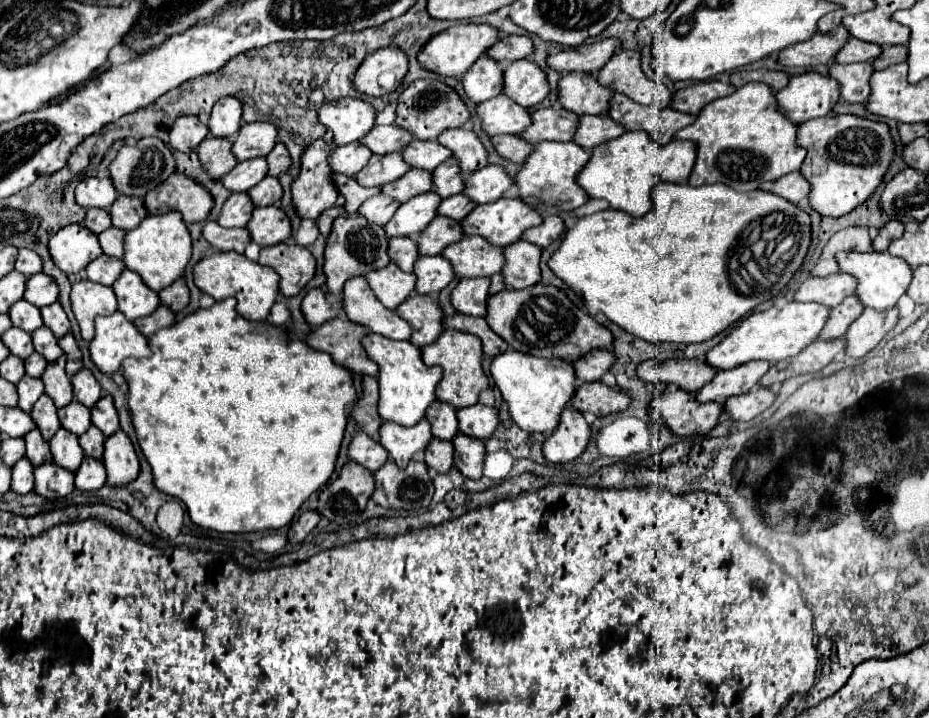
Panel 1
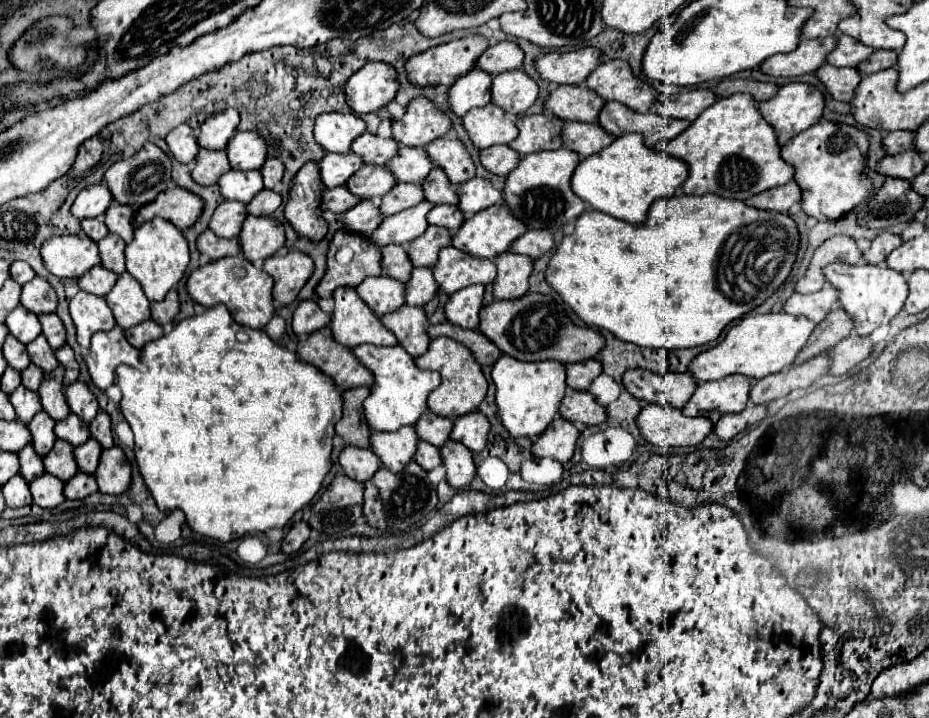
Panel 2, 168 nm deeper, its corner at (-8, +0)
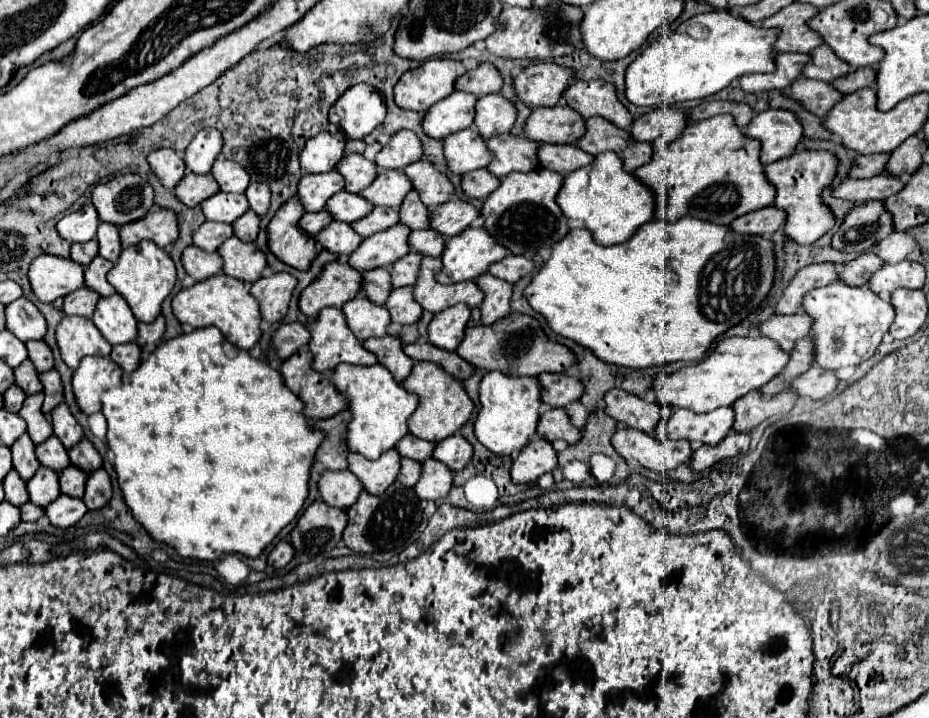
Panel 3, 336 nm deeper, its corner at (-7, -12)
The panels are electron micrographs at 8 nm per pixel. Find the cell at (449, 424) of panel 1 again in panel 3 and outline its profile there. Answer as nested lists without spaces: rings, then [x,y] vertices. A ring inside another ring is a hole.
[[[406,434],[406,438],[402,438],[402,442],[398,442],[398,446],[394,446],[398,450],[398,454],[402,458],[410,458],[410,460],[416,460],[416,462],[424,462],[426,458],[432,456],[432,450],[434,450],[436,444],[432,442],[424,442],[416,436],[410,436]]]

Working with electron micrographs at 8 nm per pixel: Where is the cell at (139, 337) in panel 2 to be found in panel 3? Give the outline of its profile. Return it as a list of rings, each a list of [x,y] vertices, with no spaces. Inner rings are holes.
[[[130,342],[130,344],[120,344],[120,346],[114,346],[112,348],[112,354],[110,358],[122,368],[124,374],[130,374],[136,370],[136,366],[140,364],[140,348]]]

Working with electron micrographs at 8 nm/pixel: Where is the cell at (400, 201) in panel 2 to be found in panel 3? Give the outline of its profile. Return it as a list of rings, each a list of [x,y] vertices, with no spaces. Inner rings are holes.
[[[376,206],[376,210],[372,210],[366,218],[360,218],[360,222],[352,222],[352,226],[356,234],[360,234],[362,238],[368,238],[380,230],[388,230],[390,226],[398,224],[398,220],[400,220],[398,210]]]

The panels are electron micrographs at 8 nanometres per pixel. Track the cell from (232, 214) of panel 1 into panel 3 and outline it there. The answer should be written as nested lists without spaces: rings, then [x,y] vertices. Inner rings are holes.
[[[204,222],[194,234],[192,244],[204,252],[216,252],[218,246],[232,236],[232,226],[222,222]]]

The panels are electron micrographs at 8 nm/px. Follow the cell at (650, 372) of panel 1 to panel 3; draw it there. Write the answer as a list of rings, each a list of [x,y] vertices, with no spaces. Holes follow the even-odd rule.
[[[618,388],[604,394],[604,412],[616,422],[646,434],[652,434],[662,418],[662,408],[658,404],[644,402],[642,398]]]

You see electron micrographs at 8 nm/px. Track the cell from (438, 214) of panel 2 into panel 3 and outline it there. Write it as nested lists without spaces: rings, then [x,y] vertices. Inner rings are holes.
[[[414,230],[408,238],[410,250],[422,256],[440,256],[444,250],[444,238],[434,230]]]

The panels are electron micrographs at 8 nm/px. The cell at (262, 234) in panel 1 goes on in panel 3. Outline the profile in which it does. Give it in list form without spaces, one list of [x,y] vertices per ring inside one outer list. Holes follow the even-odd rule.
[[[236,236],[228,238],[216,252],[224,260],[222,272],[242,282],[256,282],[266,268],[266,258],[256,248],[256,244],[246,244]]]

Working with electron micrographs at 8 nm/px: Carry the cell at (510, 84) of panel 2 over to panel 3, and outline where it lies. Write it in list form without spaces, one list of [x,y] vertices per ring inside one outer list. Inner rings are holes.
[[[488,94],[476,100],[474,126],[484,140],[508,132],[514,120],[516,120],[514,106],[500,94]]]

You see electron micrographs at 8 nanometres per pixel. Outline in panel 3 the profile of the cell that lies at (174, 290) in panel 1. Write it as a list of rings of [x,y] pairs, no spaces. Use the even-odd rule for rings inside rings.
[[[158,316],[150,324],[138,324],[136,344],[140,346],[142,356],[148,356],[156,348],[156,342],[162,338],[162,334],[164,334],[164,316]]]

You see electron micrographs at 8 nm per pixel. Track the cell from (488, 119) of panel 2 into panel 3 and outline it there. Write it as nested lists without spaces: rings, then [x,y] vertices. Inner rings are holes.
[[[466,128],[444,138],[444,158],[448,172],[466,174],[488,166],[492,156],[490,150],[486,150],[486,140],[482,140],[474,128]]]

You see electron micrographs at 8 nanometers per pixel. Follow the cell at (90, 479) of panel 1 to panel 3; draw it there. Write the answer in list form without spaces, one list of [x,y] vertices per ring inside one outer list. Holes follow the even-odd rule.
[[[58,496],[50,506],[44,508],[44,516],[50,520],[52,526],[56,528],[70,528],[78,524],[78,520],[88,512],[84,502],[80,498],[70,498],[70,496]]]

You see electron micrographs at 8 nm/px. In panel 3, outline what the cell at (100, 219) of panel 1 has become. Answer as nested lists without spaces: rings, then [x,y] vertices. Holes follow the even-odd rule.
[[[90,240],[84,244],[72,244],[72,248],[70,248],[70,260],[78,262],[80,266],[88,266],[96,254],[98,254],[98,242],[96,240]]]

